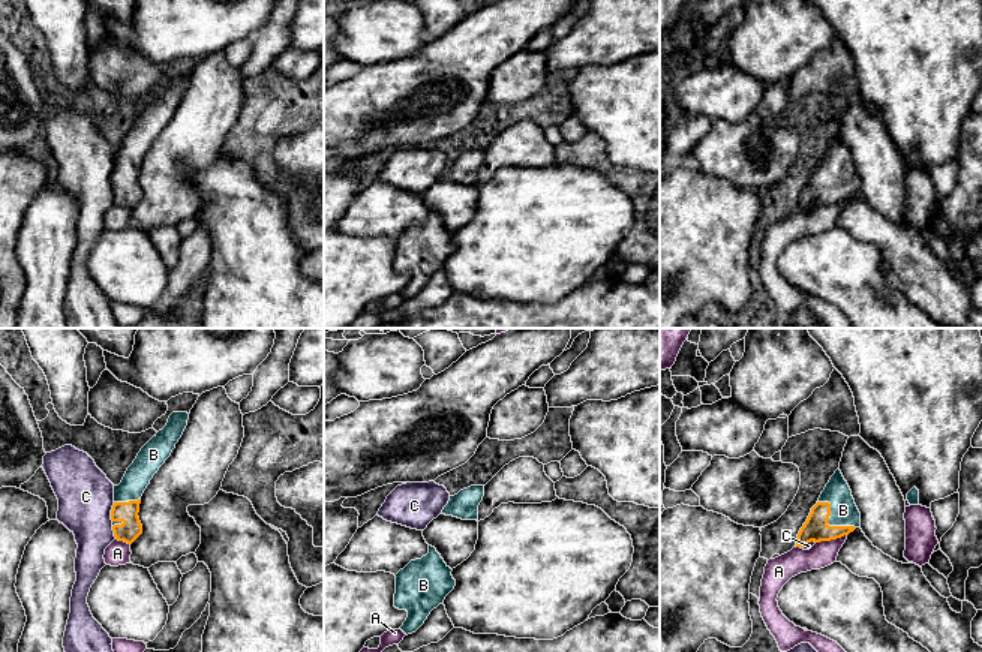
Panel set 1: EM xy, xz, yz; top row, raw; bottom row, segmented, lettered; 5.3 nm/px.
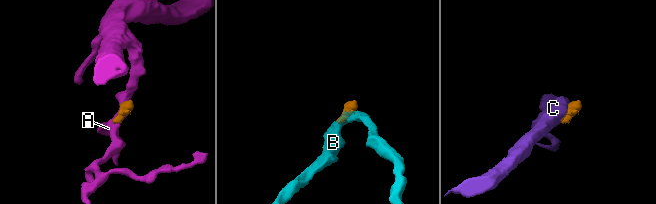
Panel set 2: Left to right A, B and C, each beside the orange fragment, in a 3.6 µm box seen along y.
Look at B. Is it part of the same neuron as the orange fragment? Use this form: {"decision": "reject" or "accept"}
{"decision": "accept"}

